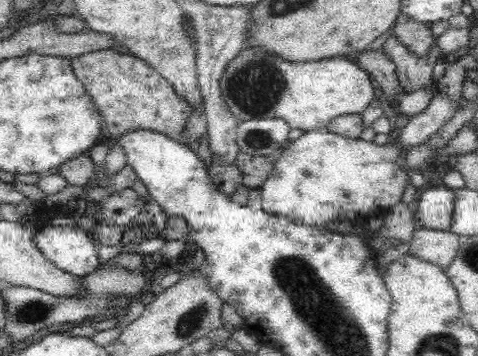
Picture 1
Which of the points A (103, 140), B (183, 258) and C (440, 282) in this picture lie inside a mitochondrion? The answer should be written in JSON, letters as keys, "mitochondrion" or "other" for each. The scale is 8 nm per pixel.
{"A":"other","B":"other","C":"other"}

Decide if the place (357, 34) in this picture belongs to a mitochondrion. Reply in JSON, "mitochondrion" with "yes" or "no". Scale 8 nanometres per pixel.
{"mitochondrion":"no"}

